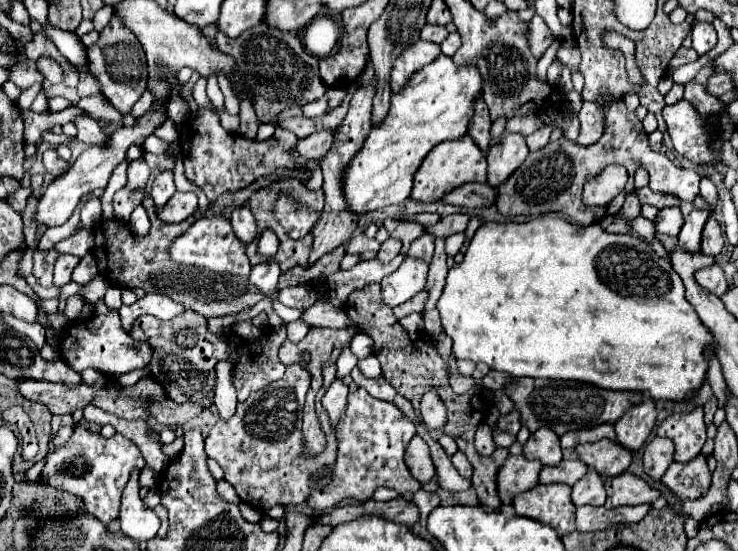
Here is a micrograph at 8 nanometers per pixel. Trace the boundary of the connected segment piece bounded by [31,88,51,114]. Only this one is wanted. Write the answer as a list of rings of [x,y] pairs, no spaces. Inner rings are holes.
[[[41,88],[41,90],[39,90],[32,106],[31,106],[31,110],[33,110],[34,112],[40,113],[40,114],[50,114],[50,110],[48,107],[48,101],[47,101],[47,96],[43,90],[43,88]]]

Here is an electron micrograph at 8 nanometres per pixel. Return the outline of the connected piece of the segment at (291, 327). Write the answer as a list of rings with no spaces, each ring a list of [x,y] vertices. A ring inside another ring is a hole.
[[[291,322],[287,324],[287,338],[291,342],[299,342],[309,332],[309,326],[305,322]]]

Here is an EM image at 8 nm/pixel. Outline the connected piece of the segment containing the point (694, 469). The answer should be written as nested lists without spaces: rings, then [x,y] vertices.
[[[699,454],[691,464],[671,464],[661,478],[679,500],[697,500],[707,494],[711,488],[711,472],[707,468],[707,460]]]

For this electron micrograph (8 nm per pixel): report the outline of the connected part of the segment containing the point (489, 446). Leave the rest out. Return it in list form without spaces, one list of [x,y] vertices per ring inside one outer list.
[[[483,422],[479,428],[477,428],[477,434],[475,434],[475,448],[481,456],[491,456],[497,446],[493,442],[493,436],[491,436],[491,426],[487,422]]]

